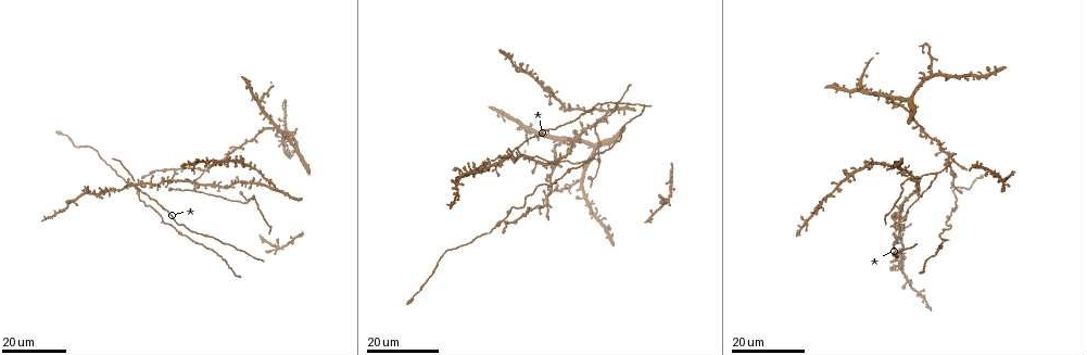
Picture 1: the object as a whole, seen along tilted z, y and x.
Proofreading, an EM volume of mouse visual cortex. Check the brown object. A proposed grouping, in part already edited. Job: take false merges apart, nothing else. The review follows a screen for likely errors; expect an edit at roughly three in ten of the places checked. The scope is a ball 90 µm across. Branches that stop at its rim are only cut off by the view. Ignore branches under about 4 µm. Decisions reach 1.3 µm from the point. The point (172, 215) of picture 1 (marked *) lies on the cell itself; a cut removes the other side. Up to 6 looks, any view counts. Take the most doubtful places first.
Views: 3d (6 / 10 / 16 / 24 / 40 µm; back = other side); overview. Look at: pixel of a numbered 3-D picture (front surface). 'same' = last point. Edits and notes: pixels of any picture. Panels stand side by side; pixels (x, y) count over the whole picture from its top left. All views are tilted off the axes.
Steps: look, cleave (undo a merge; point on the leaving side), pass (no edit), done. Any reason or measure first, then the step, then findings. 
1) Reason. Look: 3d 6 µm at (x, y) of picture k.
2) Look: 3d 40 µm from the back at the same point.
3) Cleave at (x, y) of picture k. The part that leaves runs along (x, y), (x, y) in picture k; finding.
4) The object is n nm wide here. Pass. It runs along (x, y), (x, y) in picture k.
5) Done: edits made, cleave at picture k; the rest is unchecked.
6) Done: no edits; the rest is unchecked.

Three-way junction. Look: 3d 16 µm at (935, 173) of picture 1.

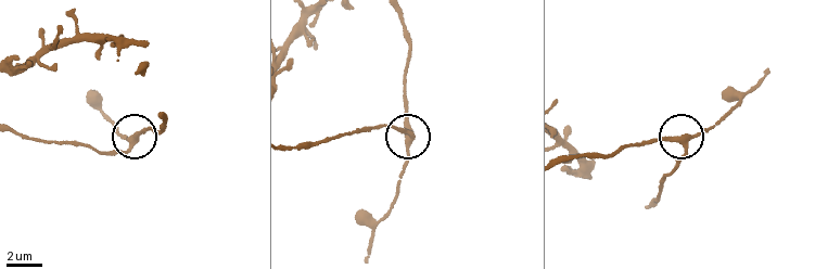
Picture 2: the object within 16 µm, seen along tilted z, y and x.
Look: 3d 6 µm at (686, 139) of picture 2.

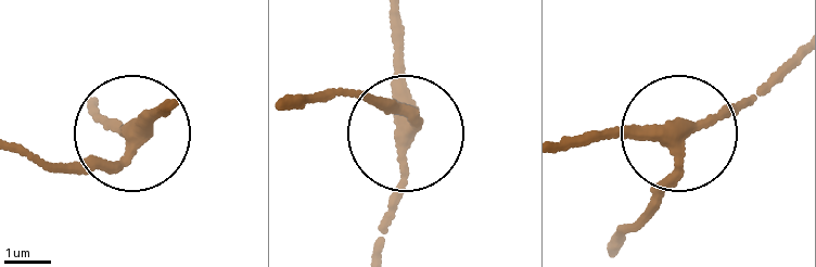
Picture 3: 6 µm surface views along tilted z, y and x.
Other side. Look: 3d 6 µm from the back at (407, 138) of picture 3.

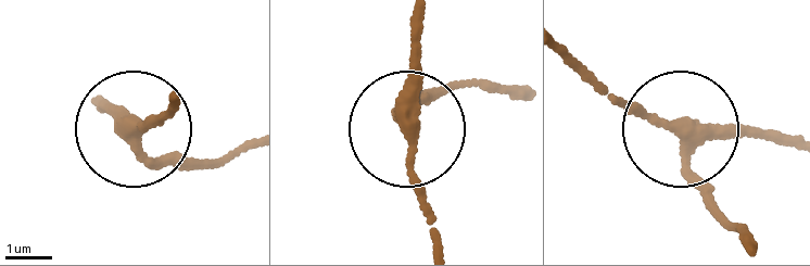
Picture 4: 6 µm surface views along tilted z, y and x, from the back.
The object is 260 nm wide here. Pass. It runs along (743, 240), (705, 203), (683, 139), (709, 127), (786, 137) in picture 4; one cell here.

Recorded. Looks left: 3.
Small branch off a trunk. Look: 3d 16 µm at (202, 171) of picture 1.

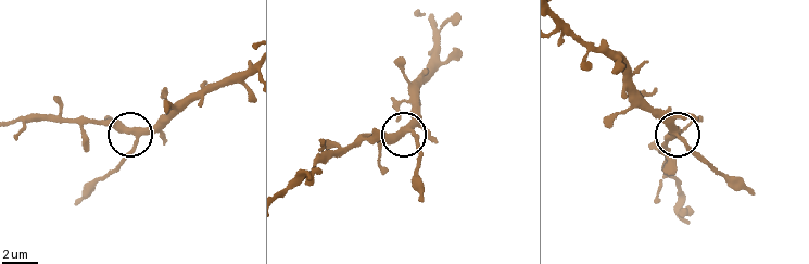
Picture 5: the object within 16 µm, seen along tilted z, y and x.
Look: 3d 6 µm at (132, 134) of picture 5.

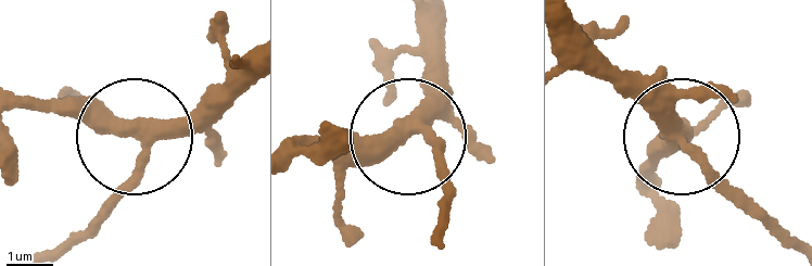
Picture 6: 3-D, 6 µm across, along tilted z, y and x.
3 arms meet here. Cleave at (111, 208) of picture 6. The part that leaves runs along (140, 156), (55, 252) in picture 6; two cells meet here.

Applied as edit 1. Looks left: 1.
Done: edits made, cleave at picture 6; the rest is unchecked.

